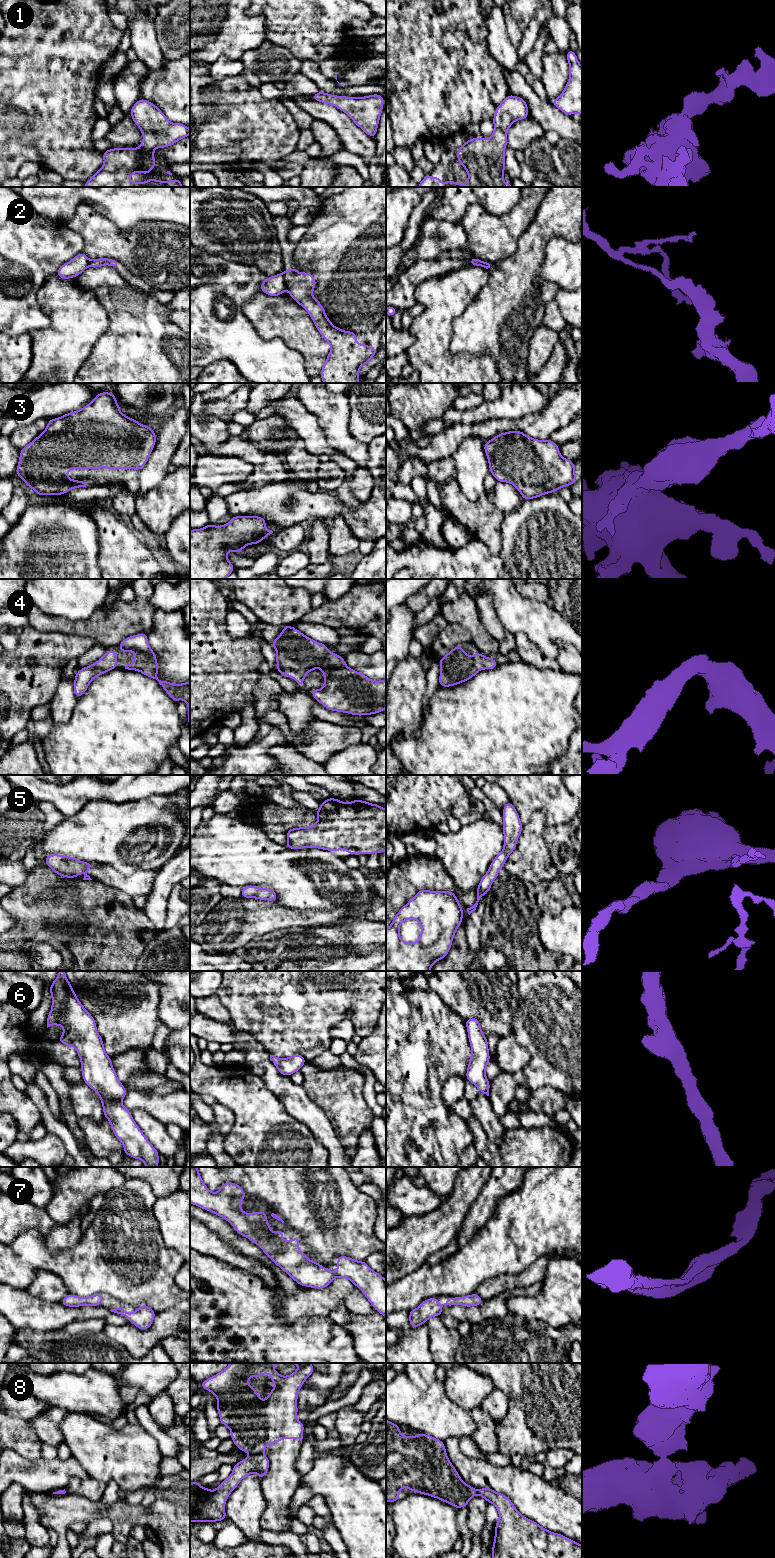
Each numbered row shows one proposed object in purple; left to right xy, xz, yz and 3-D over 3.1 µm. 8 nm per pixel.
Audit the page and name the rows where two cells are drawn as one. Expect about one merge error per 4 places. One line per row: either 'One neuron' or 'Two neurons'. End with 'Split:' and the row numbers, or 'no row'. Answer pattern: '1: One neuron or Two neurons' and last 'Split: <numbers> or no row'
1: One neuron
2: Two neurons
3: One neuron
4: One neuron
5: One neuron
6: One neuron
7: One neuron
8: Two neurons
Split: 2, 8

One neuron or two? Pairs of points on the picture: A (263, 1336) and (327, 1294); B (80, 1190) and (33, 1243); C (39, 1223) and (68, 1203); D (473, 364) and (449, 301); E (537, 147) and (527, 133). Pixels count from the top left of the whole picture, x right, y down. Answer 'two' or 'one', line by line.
A: two
B: two
C: two
D: one
E: two

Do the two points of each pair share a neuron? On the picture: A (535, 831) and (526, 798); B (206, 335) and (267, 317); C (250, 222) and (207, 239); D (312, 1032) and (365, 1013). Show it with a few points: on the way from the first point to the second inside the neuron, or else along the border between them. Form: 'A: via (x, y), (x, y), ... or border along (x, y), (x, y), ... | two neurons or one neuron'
A: border along (546, 815), (542, 811), (536, 811), (523, 825) | two neurons
B: border along (241, 308), (241, 311), (254, 329), (267, 339) | two neurons
C: via (239, 223), (223, 223), (218, 228) | one neuron
D: via (325, 1019), (341, 1003), (352, 1003) | one neuron

